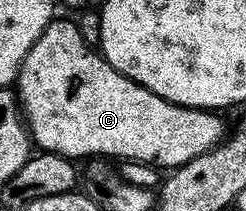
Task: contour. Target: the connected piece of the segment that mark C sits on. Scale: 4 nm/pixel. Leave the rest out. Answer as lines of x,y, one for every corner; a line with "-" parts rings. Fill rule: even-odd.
56,17
24,57
17,78
17,98
32,144
39,151
66,155
72,161
110,157
174,169
212,151
224,138
223,123
214,110
182,107
157,97
157,93
113,69
92,47
77,24

